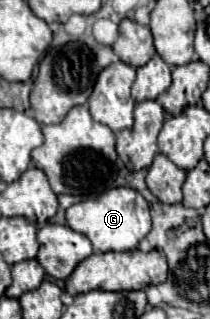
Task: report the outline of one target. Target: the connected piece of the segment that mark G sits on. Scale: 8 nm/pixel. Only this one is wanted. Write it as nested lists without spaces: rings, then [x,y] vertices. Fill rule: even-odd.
[[[115,187],[101,193],[95,199],[75,203],[67,209],[67,225],[85,233],[93,245],[95,253],[105,251],[129,251],[139,245],[139,241],[151,231],[151,213],[145,197],[131,187]]]

